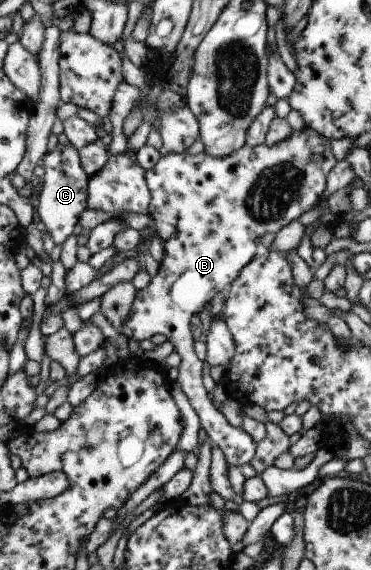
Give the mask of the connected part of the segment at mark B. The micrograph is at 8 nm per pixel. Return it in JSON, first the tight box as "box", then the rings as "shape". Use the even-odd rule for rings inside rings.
{"box":[120,125,339,467],"shape":[[[307,125],[305,129],[304,133],[294,131],[289,140],[274,147],[266,144],[258,147],[246,145],[244,149],[224,159],[213,158],[206,152],[198,155],[190,155],[187,152],[163,155],[158,164],[147,172],[147,182],[153,195],[149,216],[158,226],[157,234],[162,239],[165,254],[151,284],[138,292],[131,316],[120,334],[138,342],[155,335],[165,335],[173,341],[182,358],[179,386],[198,412],[201,426],[210,440],[224,452],[229,465],[235,467],[249,464],[256,456],[257,443],[252,439],[249,430],[236,429],[214,405],[202,380],[202,360],[195,350],[197,333],[190,322],[192,316],[205,310],[206,304],[210,304],[218,296],[218,292],[226,293],[239,279],[243,269],[256,256],[256,248],[264,234],[281,232],[320,204],[327,190],[330,172],[339,161],[333,154],[330,139],[317,134]]]}

